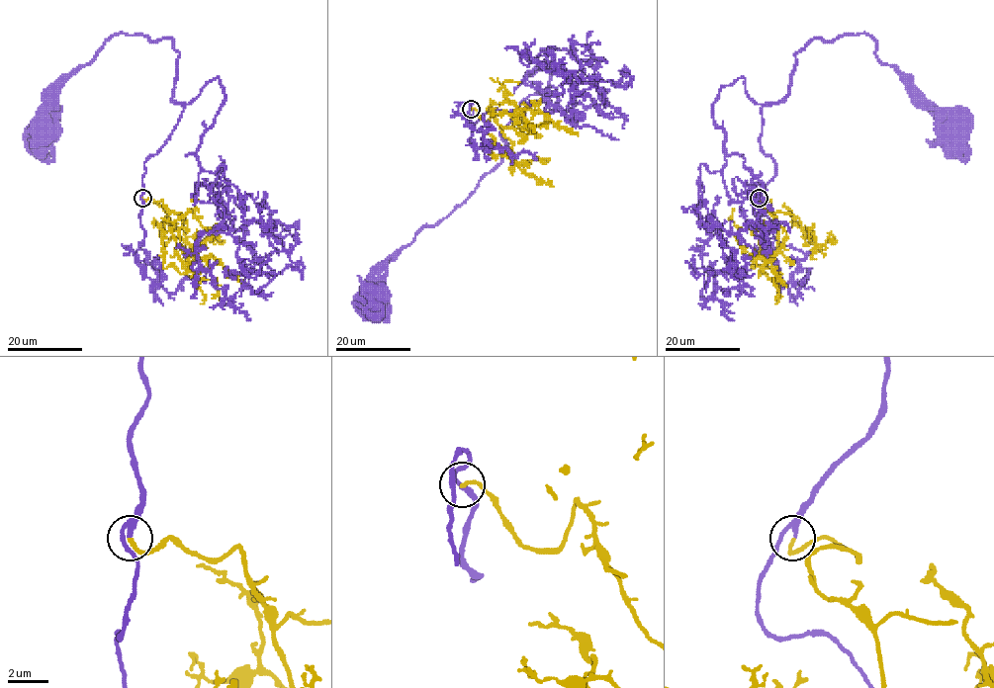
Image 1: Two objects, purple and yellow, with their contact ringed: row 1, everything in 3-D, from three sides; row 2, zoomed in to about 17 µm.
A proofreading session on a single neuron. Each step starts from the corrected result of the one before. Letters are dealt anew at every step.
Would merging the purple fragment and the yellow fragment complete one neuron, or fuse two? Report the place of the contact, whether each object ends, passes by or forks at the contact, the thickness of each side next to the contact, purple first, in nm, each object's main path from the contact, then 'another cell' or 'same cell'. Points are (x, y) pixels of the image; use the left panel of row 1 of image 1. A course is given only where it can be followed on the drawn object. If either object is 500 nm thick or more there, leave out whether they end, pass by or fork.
at (142, 198); purple passes by; yellow ends there; 200 nm thick on the purple side, 180 nm on the other; purple runs (141, 198), (144, 163), (184, 107), (172, 99), (179, 54), (170, 39), (115, 34), (46, 99), (45, 131); yellow runs (141, 198), (162, 200), (179, 241), (190, 253), (183, 274), (172, 266), (162, 266), (161, 234), (175, 221); same cell

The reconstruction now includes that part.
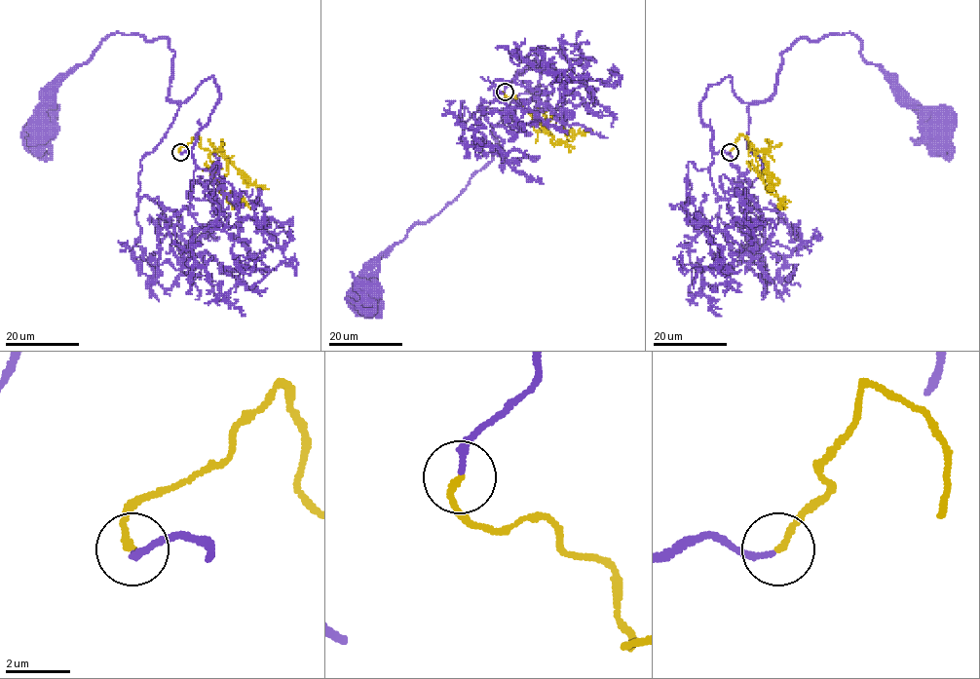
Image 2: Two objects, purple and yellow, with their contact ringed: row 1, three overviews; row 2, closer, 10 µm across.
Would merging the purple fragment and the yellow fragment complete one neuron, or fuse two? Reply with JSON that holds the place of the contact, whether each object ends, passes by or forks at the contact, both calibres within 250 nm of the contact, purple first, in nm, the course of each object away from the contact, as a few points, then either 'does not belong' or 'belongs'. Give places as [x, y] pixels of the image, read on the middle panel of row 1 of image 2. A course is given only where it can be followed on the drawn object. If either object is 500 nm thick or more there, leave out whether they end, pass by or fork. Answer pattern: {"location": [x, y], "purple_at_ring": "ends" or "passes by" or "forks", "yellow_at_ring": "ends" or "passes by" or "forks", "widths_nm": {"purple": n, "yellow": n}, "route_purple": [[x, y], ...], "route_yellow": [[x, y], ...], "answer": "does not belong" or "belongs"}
{"location": [505, 92], "purple_at_ring": "ends", "yellow_at_ring": "ends", "widths_nm": {"purple": 200, "yellow": 200}, "route_purple": [[505, 91], [515, 73], [544, 64], [535, 91], [512, 100], [492, 130], [493, 158], [368, 265], [366, 291]], "route_yellow": [[505, 91], [507, 96], [520, 100], [523, 110], [529, 110], [553, 137], [553, 143], [562, 141], [570, 152]], "answer": "belongs"}

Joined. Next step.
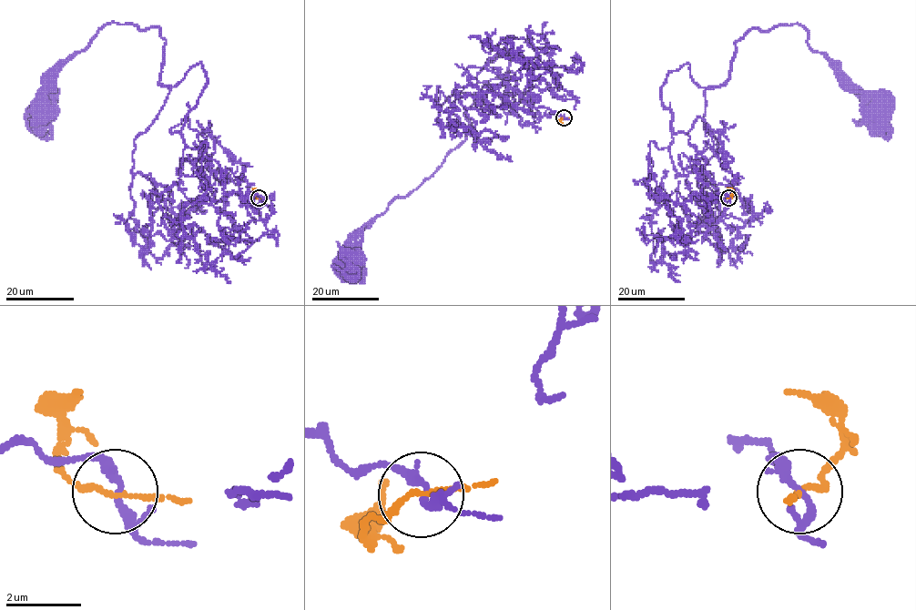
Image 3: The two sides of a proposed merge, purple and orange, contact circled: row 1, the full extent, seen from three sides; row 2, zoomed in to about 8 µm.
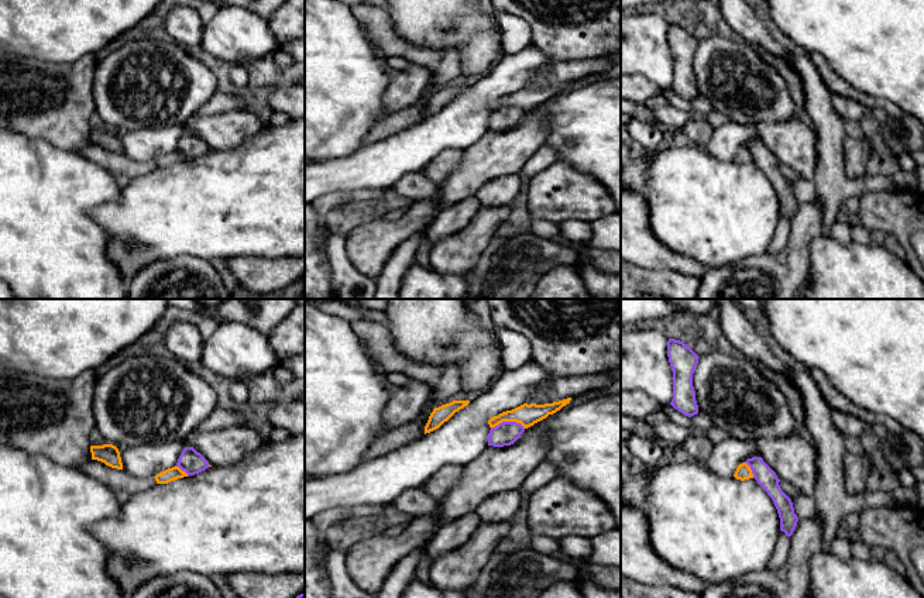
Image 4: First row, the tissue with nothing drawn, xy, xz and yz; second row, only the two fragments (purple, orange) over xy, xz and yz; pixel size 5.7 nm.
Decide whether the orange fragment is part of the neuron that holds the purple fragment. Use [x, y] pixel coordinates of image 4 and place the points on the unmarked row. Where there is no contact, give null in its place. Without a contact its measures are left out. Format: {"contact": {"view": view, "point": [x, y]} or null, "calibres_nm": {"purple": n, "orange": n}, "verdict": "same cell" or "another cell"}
{"contact": {"view": "xz", "point": [508, 106]}, "calibres_nm": {"purple": 140, "orange": 120}, "verdict": "another cell"}

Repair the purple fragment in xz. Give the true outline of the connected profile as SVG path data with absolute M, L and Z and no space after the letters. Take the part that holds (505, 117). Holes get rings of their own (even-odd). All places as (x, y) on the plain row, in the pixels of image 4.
M502 106L490 114L487 120L488 130L494 131L511 130L521 121L523 116L525 111L521 107Z

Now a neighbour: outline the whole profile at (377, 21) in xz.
M354 4L350 8L387 58L403 56L411 63L426 66L430 71L442 65L443 55L439 51L418 47L396 35L387 8L370 4Z

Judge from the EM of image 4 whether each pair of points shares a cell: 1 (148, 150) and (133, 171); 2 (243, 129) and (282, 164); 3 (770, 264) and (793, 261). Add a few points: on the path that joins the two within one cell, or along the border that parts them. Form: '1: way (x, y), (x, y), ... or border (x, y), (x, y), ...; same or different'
1: border (120, 154), (143, 162); different
2: border (265, 124), (236, 147), (220, 151); different
3: way (776, 264), (787, 264); same

